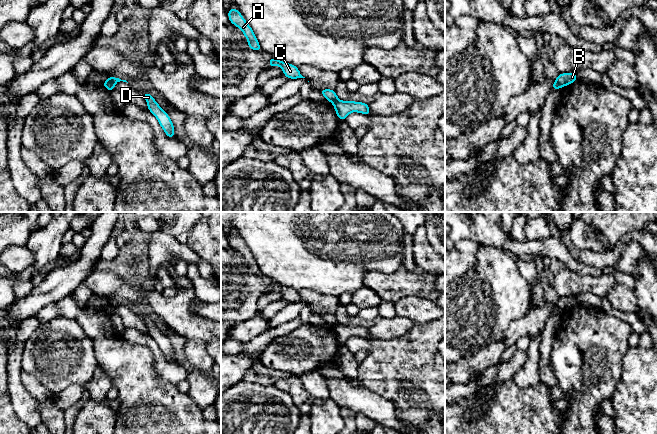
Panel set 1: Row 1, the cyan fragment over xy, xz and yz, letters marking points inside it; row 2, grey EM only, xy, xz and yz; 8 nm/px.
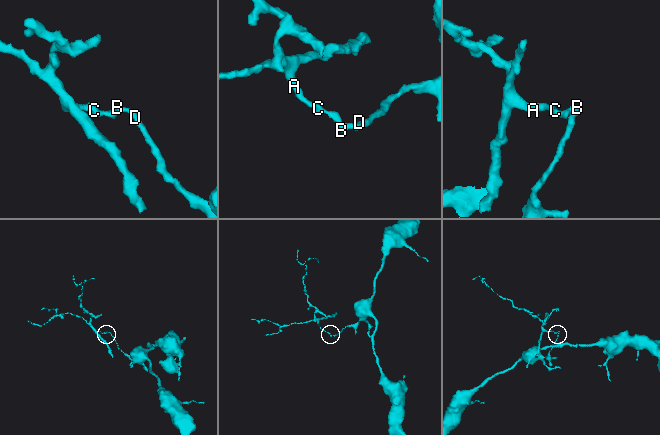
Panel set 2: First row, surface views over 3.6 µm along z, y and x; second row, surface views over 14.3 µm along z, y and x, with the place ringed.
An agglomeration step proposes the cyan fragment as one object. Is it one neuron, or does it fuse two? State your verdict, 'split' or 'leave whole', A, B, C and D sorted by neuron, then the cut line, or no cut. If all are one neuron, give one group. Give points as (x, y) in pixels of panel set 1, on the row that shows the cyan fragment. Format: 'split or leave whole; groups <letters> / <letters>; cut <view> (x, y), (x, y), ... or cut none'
split; groups A C / B D; cut xy (108, 78), (114, 84)

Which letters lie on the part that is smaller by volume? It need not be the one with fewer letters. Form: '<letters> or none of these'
A, C

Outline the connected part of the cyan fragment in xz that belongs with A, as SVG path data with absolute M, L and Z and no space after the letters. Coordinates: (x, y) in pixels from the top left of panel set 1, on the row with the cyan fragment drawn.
M232 7L228 12L228 17L230 23L238 27L244 34L247 39L248 47L252 50L261 52L262 49L260 44L254 34L254 31L250 27L250 25L243 18L242 14L234 7Z

